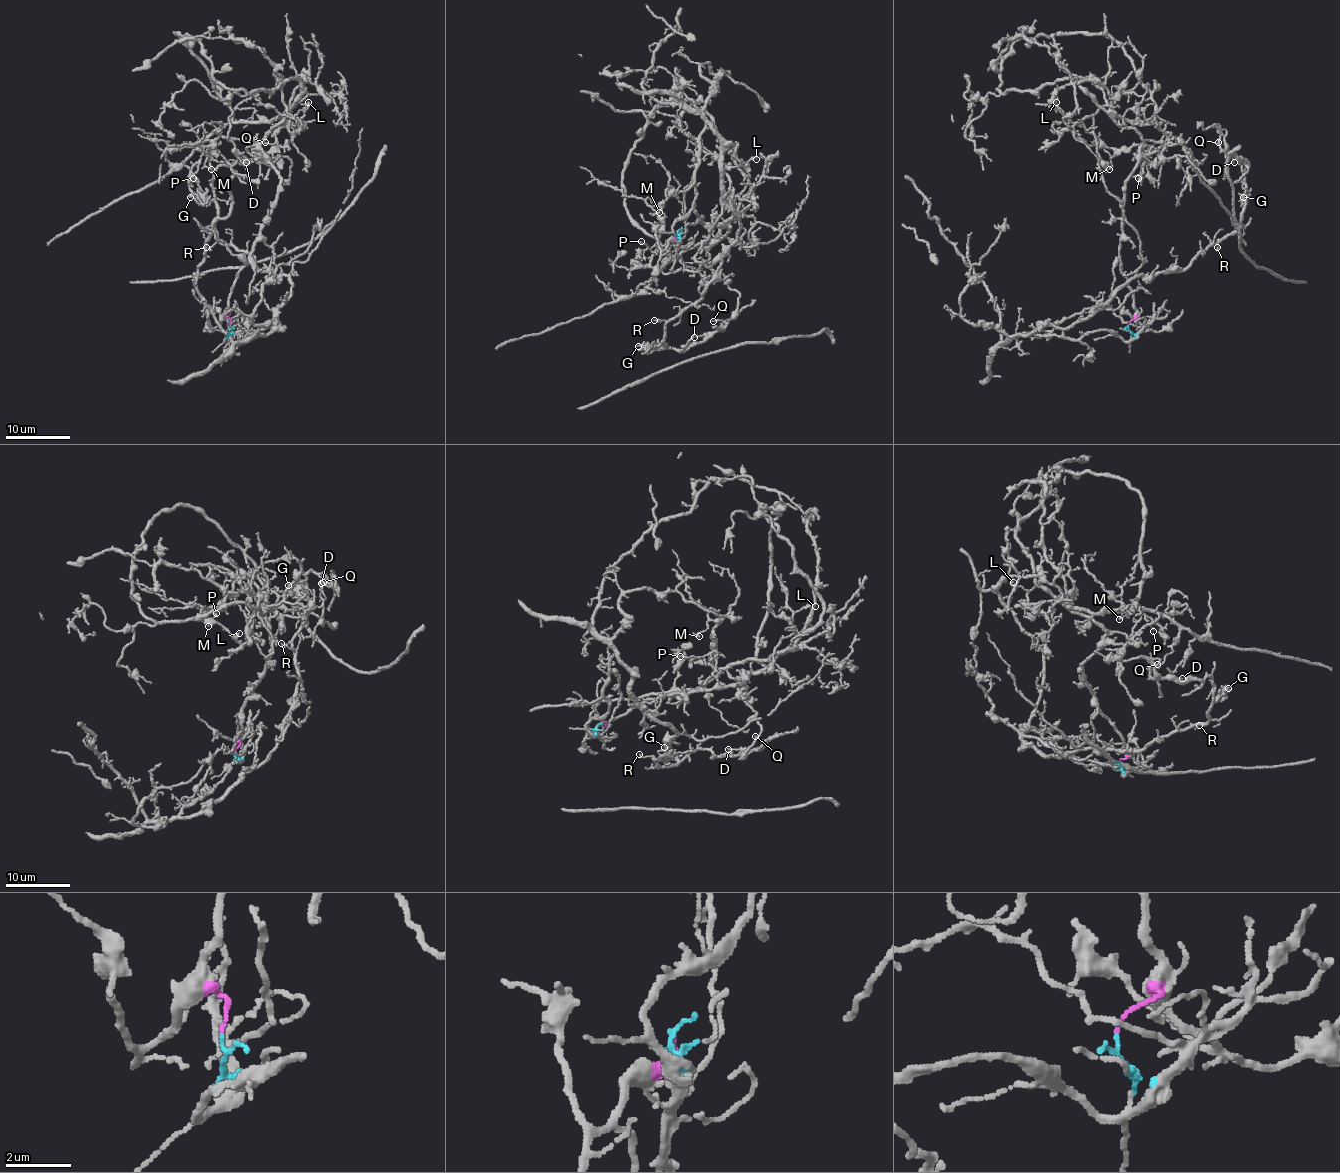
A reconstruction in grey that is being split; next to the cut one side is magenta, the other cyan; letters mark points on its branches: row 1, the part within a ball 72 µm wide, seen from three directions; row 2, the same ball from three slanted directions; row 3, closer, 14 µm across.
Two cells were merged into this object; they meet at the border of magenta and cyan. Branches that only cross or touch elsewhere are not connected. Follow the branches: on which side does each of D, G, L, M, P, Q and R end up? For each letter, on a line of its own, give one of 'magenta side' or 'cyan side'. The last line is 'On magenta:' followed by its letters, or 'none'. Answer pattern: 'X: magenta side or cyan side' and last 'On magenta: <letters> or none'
D: cyan side
G: cyan side
L: magenta side
M: magenta side
P: magenta side
Q: cyan side
R: cyan side
On magenta: L, M, P

